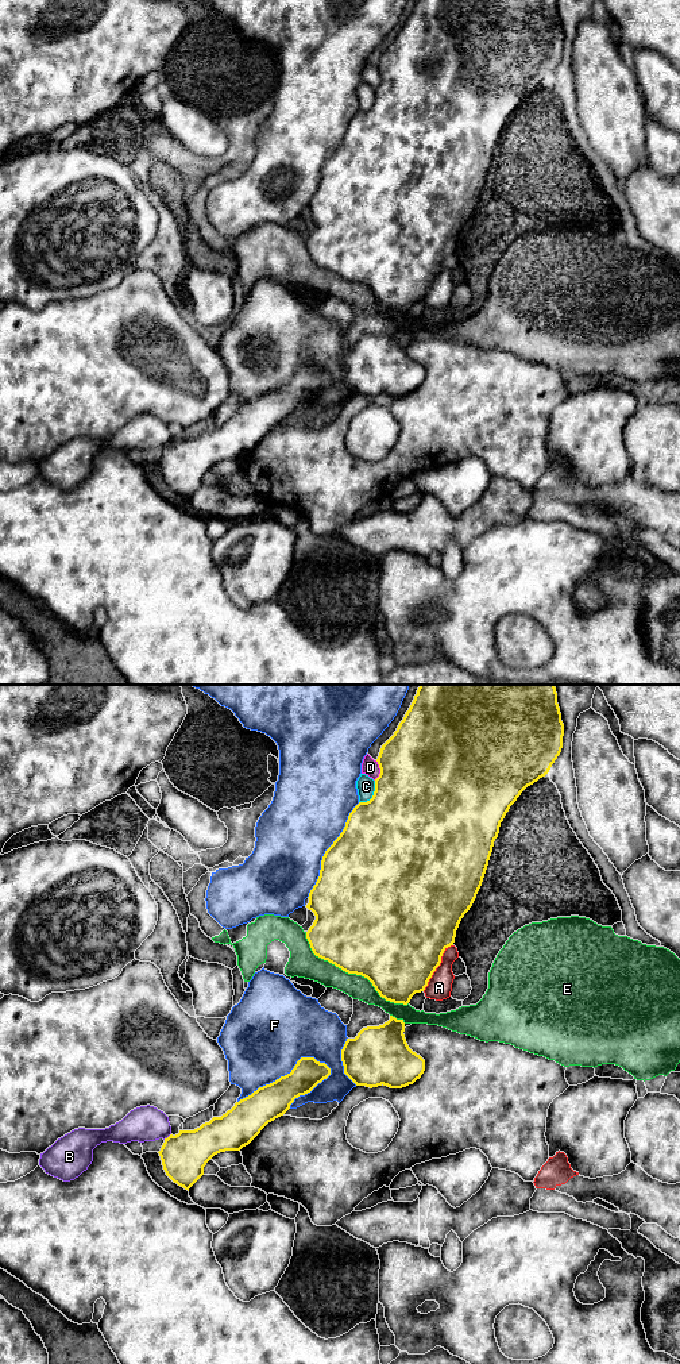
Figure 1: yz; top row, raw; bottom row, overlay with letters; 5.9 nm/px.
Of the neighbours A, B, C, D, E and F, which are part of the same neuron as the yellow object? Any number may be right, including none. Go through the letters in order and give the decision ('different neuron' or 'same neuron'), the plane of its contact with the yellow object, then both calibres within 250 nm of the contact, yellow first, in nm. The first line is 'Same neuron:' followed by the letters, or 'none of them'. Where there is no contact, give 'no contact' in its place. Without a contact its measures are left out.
Same neuron: none of them
A: different neuron; meets yellow in yz; 500 nm thick on the yellow side, 150 nm on the other
B: different neuron; meets yellow in yz; 280 nm thick on the yellow side, 200 nm on the other
C: different neuron; meets yellow in yz; 500 nm thick on the yellow side, 110 nm on the other
D: different neuron; meets yellow in yz; 500 nm thick on the yellow side, 100 nm on the other
E: different neuron; meets yellow in yz; 500 nm thick on the yellow side, 150 nm on the other
F: different neuron; meets yellow in yz; 200 nm thick on the yellow side, 480 nm on the other

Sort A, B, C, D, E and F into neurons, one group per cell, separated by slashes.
A / B / C / D / E / F

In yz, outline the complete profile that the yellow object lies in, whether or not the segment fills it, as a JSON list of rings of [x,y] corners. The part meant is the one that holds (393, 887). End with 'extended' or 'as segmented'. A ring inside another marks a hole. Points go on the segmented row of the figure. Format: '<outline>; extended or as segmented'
[[[420,685],[403,720],[380,748],[376,759],[380,774],[375,779],[372,798],[353,808],[343,832],[322,856],[320,876],[306,905],[316,916],[306,932],[313,953],[348,974],[367,978],[386,1001],[407,1005],[416,993],[424,991],[444,951],[453,945],[459,924],[476,898],[501,822],[521,793],[549,772],[561,752],[563,736],[564,724],[555,685]]]; as segmented

